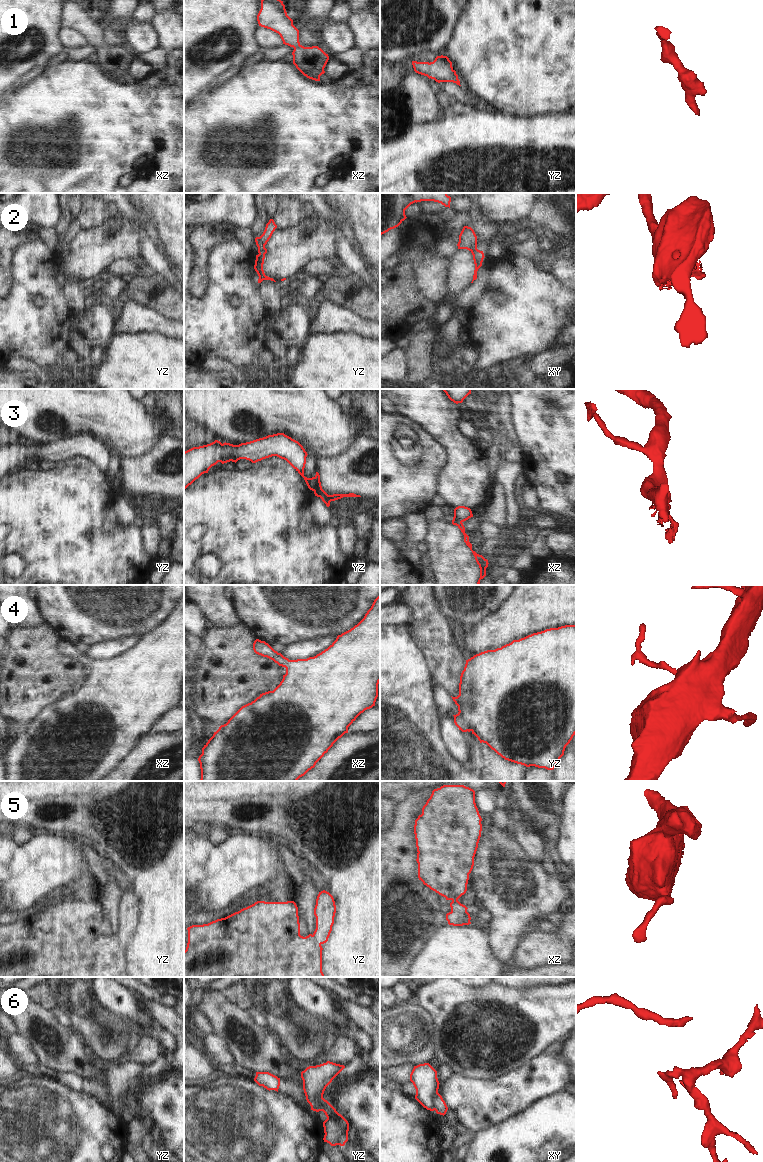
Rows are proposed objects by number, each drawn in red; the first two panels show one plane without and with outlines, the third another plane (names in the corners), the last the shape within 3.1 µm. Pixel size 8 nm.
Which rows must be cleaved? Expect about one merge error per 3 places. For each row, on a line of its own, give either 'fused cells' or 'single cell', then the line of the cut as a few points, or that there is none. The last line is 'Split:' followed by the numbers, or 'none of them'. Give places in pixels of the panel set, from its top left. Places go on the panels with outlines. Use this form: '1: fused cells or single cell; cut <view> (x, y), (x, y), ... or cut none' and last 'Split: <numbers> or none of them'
1: single cell; cut none
2: fused cells; cut yz (264, 247), (259, 253)
3: fused cells; cut yz (315, 477), (314, 491)
4: single cell; cut none
5: single cell; cut none
6: fused cells; cut yz (305, 1094), (315, 1102), (318, 1111)
Split: 2, 3, 6

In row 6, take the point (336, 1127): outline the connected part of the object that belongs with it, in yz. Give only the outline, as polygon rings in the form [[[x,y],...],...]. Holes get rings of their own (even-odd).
[[[305,1095],[306,1096],[306,1095]],[[306,1096],[307,1102],[318,1106],[318,1112],[323,1111],[327,1119],[323,1122],[324,1127],[324,1142],[331,1146],[344,1146],[348,1141],[349,1123],[339,1114],[336,1109],[325,1099],[315,1102]]]

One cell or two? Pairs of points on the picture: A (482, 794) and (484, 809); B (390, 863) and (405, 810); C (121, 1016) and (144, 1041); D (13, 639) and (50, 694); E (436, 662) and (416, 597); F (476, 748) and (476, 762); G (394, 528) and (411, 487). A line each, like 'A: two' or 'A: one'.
A: one
B: one
C: two
D: one
E: one
F: one
G: two

